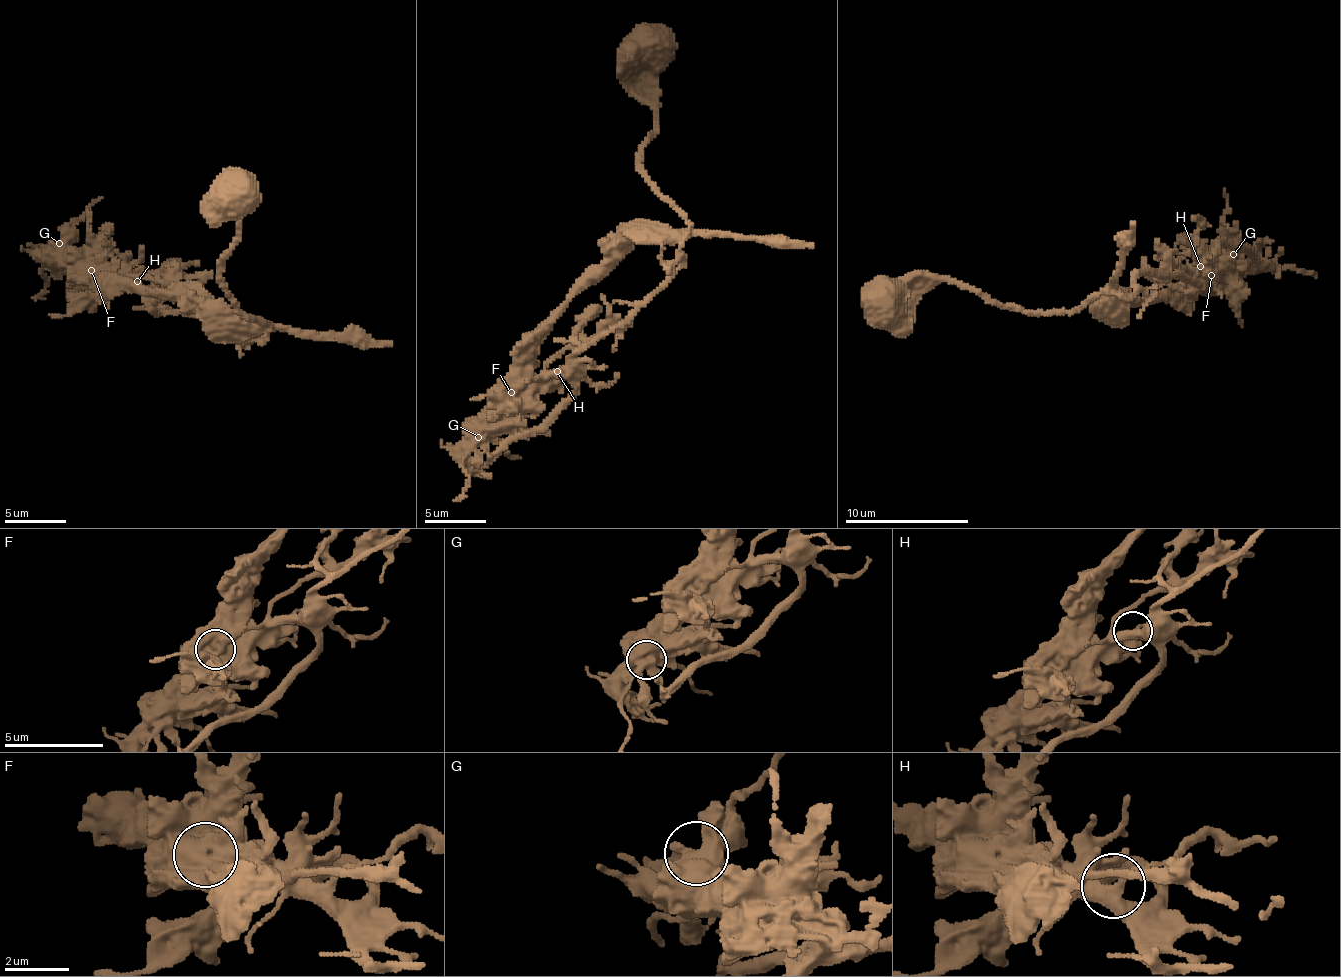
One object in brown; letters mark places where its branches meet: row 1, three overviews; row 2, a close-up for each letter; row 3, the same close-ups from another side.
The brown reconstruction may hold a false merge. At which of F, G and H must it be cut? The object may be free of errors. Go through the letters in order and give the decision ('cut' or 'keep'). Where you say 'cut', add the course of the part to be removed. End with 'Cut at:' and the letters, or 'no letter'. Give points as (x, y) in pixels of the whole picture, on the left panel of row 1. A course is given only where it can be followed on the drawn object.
F: cut | (90, 270), (90, 274), (178, 299), (216, 326), (364, 333), (391, 346)
G: keep
H: keep
Cut at: F

